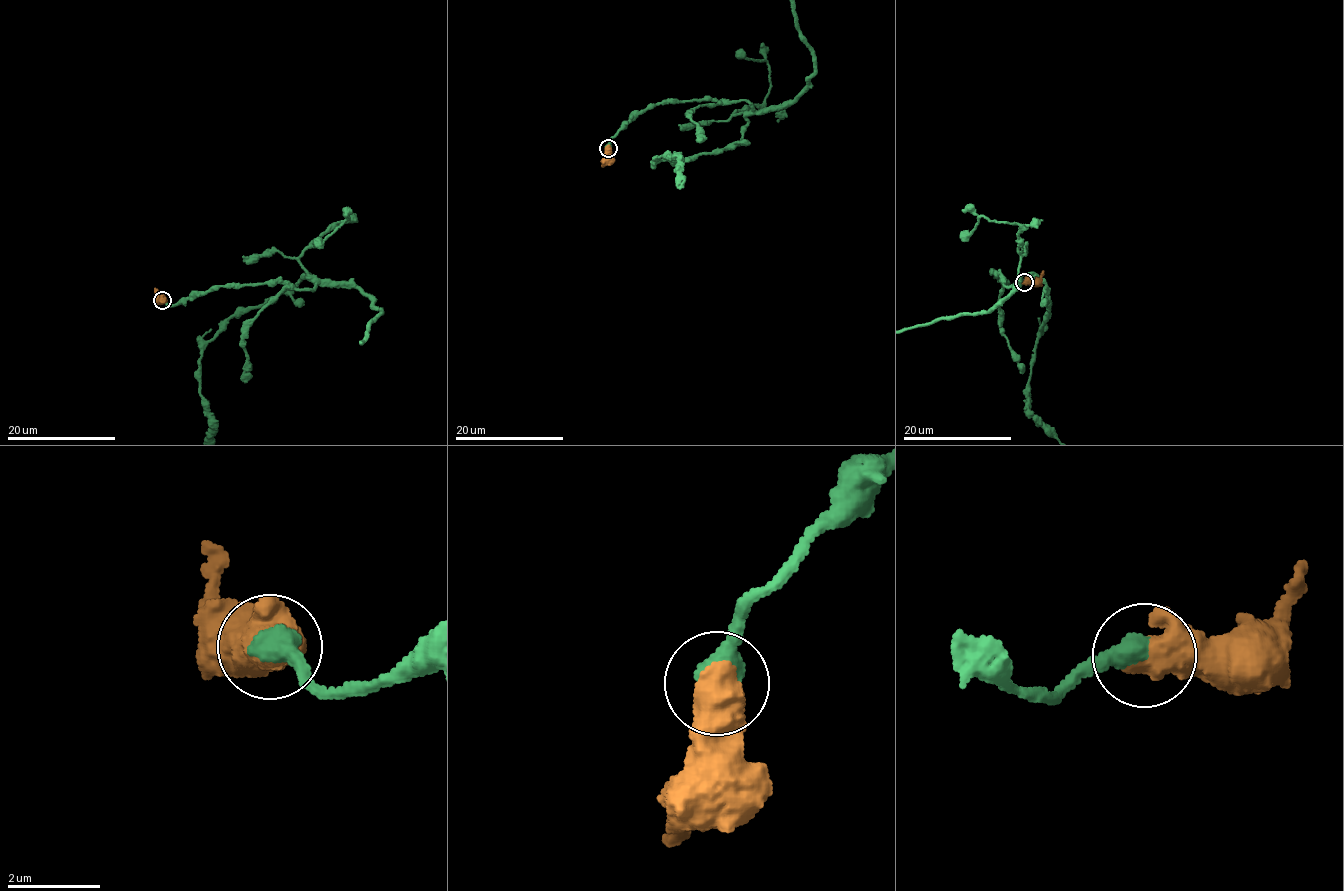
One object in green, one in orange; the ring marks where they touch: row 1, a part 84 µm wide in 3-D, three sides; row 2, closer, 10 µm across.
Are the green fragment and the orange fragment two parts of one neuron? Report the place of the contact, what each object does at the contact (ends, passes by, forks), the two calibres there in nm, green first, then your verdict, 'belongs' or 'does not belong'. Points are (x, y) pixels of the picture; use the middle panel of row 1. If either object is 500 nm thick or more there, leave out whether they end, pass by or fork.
place (608, 148); calibres 600 and 900 nm; belongs

